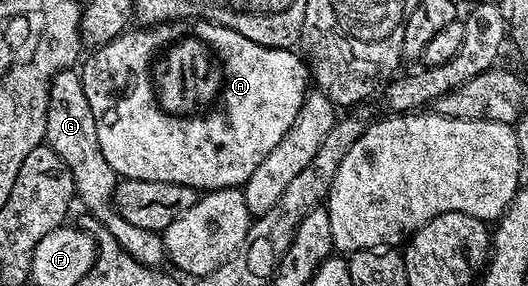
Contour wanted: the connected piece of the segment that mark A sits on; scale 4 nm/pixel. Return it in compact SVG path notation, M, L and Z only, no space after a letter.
M190 19L187 21L171 21L163 25L130 28L119 34L113 41L98 48L93 58L80 66L83 92L95 115L96 130L99 137L99 147L107 163L117 173L118 178L151 179L159 183L179 183L198 191L238 188L250 179L255 167L285 135L296 121L300 108L303 107L306 94L311 89L311 74L300 52L293 49L272 49L259 43L251 43L239 31L231 31L222 25L210 21Z

